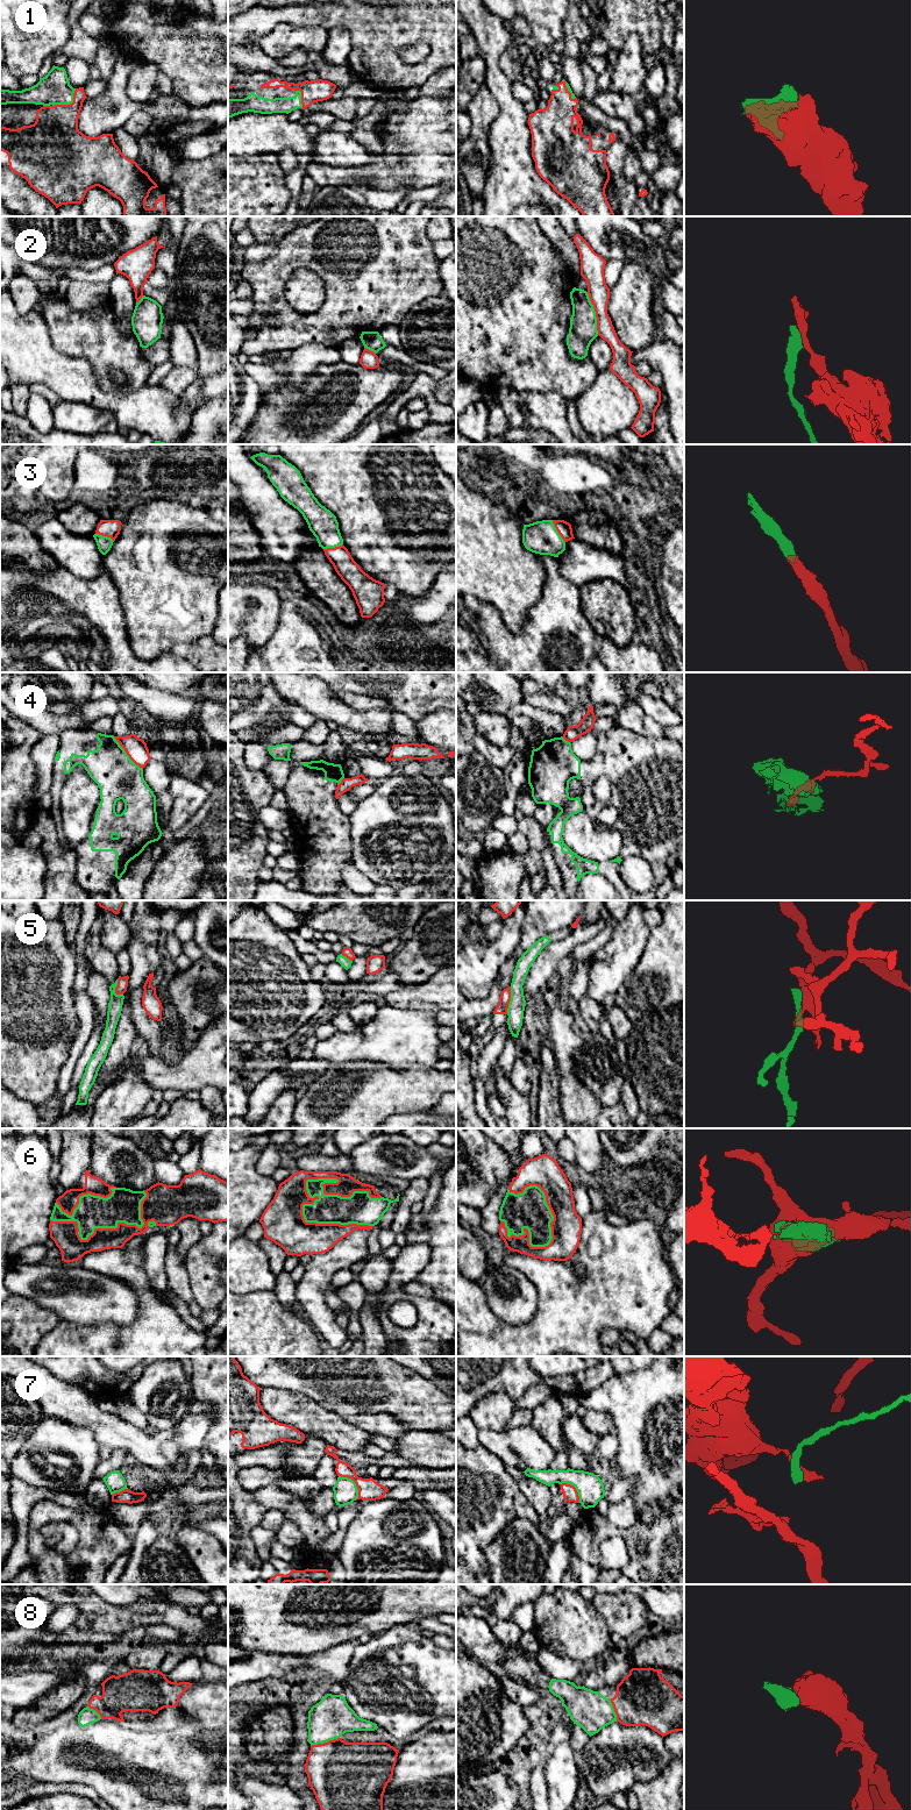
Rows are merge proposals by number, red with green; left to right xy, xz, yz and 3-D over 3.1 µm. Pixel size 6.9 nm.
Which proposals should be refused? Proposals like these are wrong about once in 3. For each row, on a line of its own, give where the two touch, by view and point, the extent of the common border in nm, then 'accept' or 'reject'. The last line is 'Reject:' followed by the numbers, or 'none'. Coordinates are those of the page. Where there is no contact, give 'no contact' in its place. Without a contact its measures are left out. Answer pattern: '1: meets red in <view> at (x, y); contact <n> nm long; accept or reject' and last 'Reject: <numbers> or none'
1: meets red in xy at (70, 104); contact 200 nm long; accept
2: meets red in yz at (596, 313); contact 300 nm long; reject
3: meets red in yz at (557, 531); contact 180 nm long; accept
4: meets red in xy at (126, 752); contact 320 nm long; reject
5: meets red in yz at (510, 999); contact 190 nm long; reject
6: meets red in xz at (334, 1183); contact 550 nm long; accept
7: meets red in xz at (355, 1482); contact 220 nm long; reject
8: meets red in xz at (325, 1743); contact 220 nm long; accept
Reject: 2, 4, 5, 7

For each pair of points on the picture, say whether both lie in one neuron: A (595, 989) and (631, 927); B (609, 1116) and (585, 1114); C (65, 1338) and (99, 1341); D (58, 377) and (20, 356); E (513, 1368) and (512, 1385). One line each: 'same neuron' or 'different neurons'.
A: same neuron
B: different neurons
C: same neuron
D: same neuron
E: same neuron

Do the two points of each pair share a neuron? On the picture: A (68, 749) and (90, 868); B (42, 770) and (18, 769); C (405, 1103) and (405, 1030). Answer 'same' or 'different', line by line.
A: same
B: different
C: different

